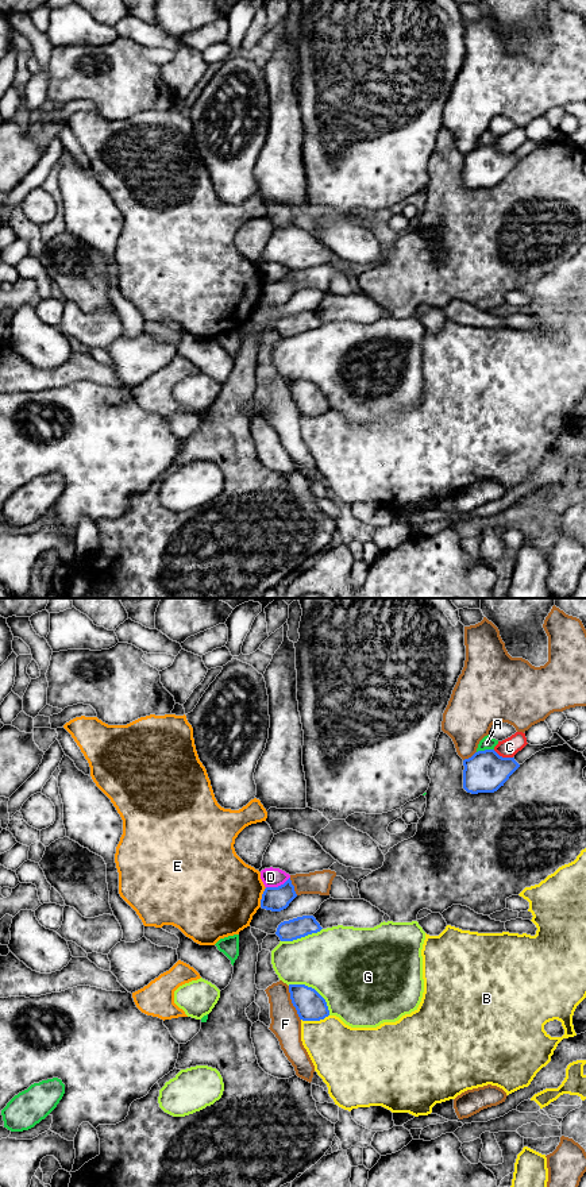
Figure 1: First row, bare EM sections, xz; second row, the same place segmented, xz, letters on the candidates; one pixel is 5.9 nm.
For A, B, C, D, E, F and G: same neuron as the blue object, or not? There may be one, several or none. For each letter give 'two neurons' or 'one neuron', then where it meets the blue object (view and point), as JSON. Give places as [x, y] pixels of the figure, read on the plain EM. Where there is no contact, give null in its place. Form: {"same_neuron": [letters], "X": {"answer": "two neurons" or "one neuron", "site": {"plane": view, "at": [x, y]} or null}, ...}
{"same_neuron": [], "A": {"answer": "two neurons", "site": {"plane": "xz", "at": [485, 145]}}, "B": {"answer": "two neurons", "site": {"plane": "xz", "at": [315, 415]}}, "C": {"answer": "two neurons", "site": {"plane": "xz", "at": [501, 151]}}, "D": {"answer": "two neurons", "site": {"plane": "xz", "at": [278, 281]}}, "E": {"answer": "two neurons", "site": {"plane": "xz", "at": [262, 292]}}, "F": {"answer": "two neurons", "site": {"plane": "xz", "at": [292, 397]}}, "G": {"answer": "two neurons", "site": {"plane": "xz", "at": [313, 384]}}}

